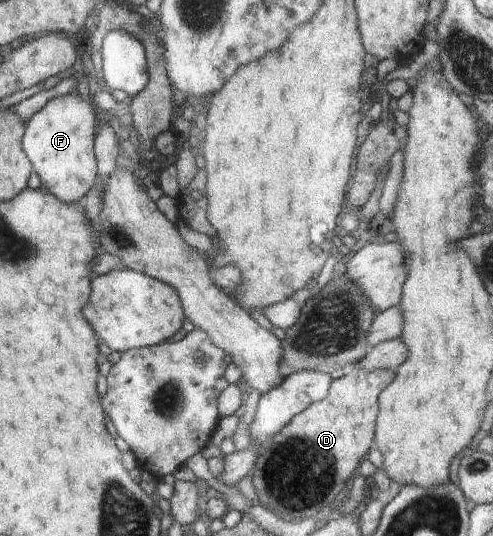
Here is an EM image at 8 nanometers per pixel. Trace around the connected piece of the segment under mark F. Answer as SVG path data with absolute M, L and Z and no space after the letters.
M77 89L49 100L41 110L34 113L28 122L28 128L24 136L24 151L32 162L34 169L39 174L42 184L45 184L57 198L64 203L77 203L96 184L99 170L95 155L95 126L97 126L97 116L93 106L85 100L85 96L77 94Z

